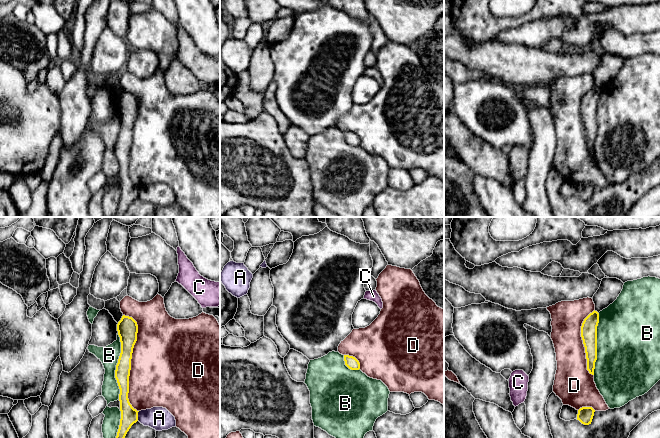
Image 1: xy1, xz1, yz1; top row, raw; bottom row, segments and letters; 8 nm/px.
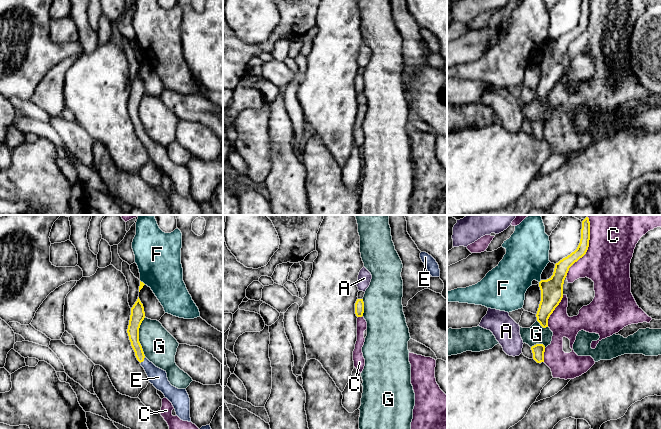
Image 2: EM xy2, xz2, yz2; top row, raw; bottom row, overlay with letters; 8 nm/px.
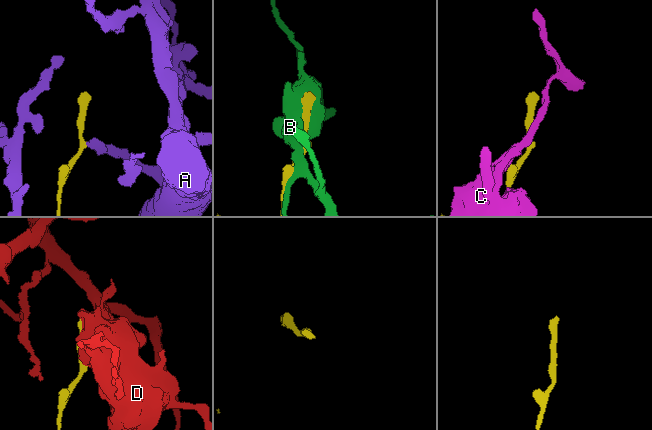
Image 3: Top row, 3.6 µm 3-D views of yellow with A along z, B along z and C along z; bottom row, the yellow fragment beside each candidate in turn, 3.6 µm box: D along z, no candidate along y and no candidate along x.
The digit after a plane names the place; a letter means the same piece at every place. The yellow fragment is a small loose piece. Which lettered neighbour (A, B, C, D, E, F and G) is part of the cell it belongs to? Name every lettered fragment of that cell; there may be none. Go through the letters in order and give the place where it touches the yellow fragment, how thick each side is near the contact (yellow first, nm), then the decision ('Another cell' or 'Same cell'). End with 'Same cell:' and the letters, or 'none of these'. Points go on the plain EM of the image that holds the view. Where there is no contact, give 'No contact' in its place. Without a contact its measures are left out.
A: Touches yellow at xy1 (137, 192). Thickness 140 nm (yellow) against 190 nm. Another cell
B: Touches yellow at xy1 (116, 142). Thickness 140 nm (yellow) against 160 nm. Another cell
C: Touches yellow at yz2 (586, 27). Thickness 120 nm (yellow) against 360 nm. Another cell
D: Touches yellow at xy1 (130, 137). Thickness 160 nm (yellow) against 480 nm. Another cell
E: Touches yellow at xy2 (143, 136). Thickness 100 nm (yellow) against 140 nm. Same cell
F: Touches yellow at yz2 (540, 57). Thickness 180 nm (yellow) against 360 nm. Another cell
G: Touches yellow at xy2 (138, 113). Thickness 110 nm (yellow) against 280 nm. Another cell
Same cell: E

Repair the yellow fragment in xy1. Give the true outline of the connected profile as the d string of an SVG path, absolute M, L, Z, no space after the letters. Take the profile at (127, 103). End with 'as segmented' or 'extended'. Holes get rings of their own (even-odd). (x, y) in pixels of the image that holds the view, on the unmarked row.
M123 91L117 100L117 107L121 118L121 129L116 141L115 154L120 165L121 195L117 212L113 217L123 217L131 202L138 197L139 187L132 183L128 175L131 135L138 109L137 98L132 93Z; as segmented

